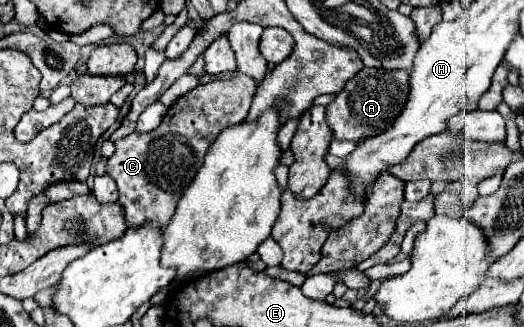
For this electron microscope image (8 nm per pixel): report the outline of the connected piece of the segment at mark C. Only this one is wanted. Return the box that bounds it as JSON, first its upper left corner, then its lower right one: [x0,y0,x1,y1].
[107,74,257,228]

